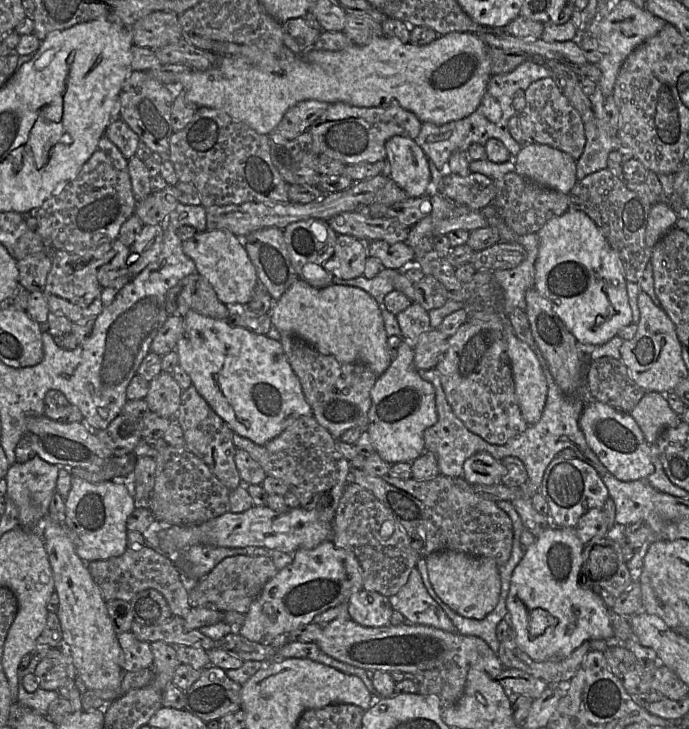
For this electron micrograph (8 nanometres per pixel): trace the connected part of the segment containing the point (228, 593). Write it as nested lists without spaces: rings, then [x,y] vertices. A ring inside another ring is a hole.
[[[236,555],[219,562],[203,579],[199,580],[189,593],[190,604],[194,608],[206,608],[221,612],[235,611],[246,614],[259,596],[265,584],[277,574],[270,557]]]

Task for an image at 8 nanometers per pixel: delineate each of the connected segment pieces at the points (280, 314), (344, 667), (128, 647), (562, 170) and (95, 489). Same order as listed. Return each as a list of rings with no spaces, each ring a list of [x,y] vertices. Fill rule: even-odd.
[[[298,278],[274,302],[271,321],[281,335],[295,335],[318,352],[332,355],[342,363],[362,363],[377,377],[387,370],[392,361],[381,307],[369,293],[358,287],[335,283],[316,287]]]
[[[293,642],[282,646],[278,649],[276,657],[273,660],[287,659],[287,658],[302,658],[310,659],[335,668],[340,672],[355,675],[360,678],[366,685],[368,691],[372,696],[372,705],[379,702],[382,698],[378,695],[373,687],[371,681],[371,672],[363,668],[358,668],[344,662],[338,661],[327,654],[323,653],[316,642]]]
[[[131,631],[117,634],[122,650],[121,667],[124,672],[152,668],[153,654],[150,643],[138,640]]]
[[[525,143],[513,158],[516,173],[549,189],[568,194],[578,181],[576,160],[551,146]]]
[[[78,477],[71,480],[66,498],[65,527],[77,555],[86,563],[124,554],[127,546],[127,519],[136,508],[133,491],[123,482],[91,483]]]

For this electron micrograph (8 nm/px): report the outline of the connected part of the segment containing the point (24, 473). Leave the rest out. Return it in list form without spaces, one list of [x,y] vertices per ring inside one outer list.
[[[38,455],[25,463],[15,462],[5,476],[7,482],[6,498],[12,500],[19,513],[19,526],[30,532],[37,532],[37,523],[49,515],[49,506],[56,490],[60,466],[50,464]]]

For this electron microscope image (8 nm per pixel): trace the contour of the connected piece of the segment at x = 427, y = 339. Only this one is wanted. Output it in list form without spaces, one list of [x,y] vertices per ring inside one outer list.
[[[438,328],[423,333],[413,347],[415,368],[417,370],[435,368],[448,348],[449,338]]]

